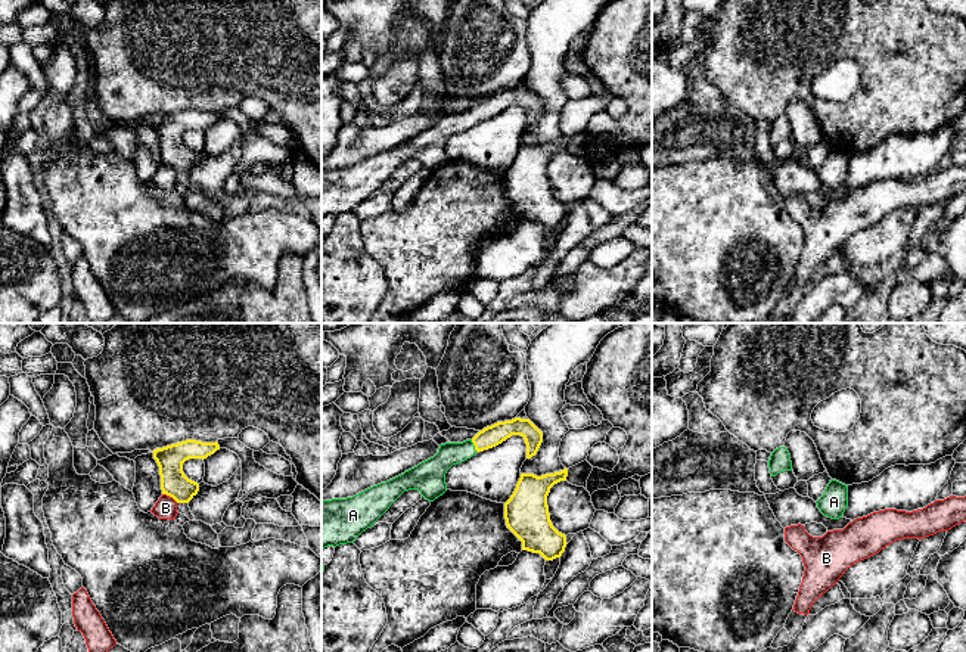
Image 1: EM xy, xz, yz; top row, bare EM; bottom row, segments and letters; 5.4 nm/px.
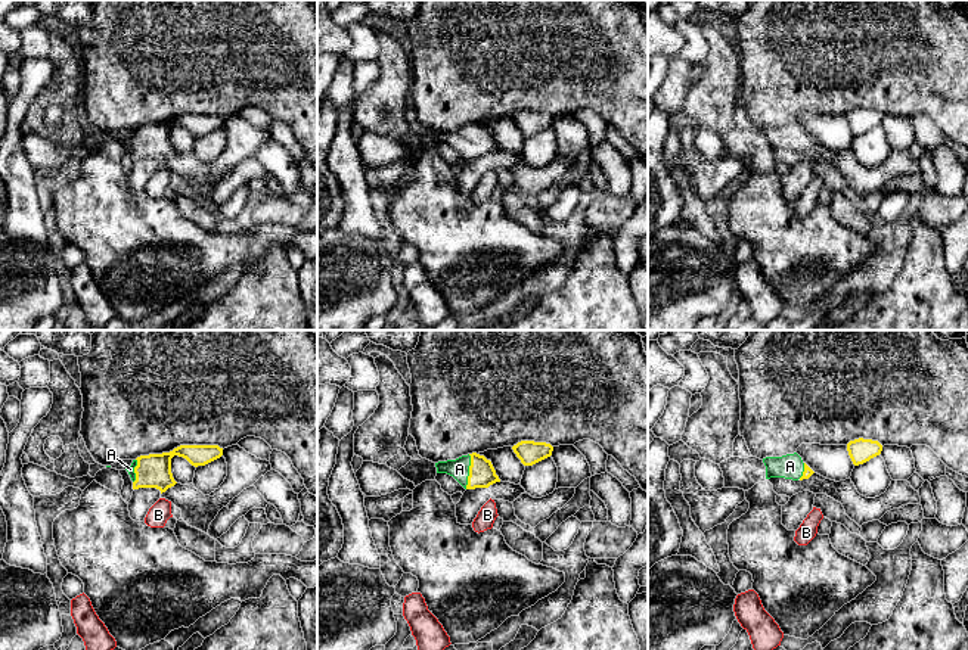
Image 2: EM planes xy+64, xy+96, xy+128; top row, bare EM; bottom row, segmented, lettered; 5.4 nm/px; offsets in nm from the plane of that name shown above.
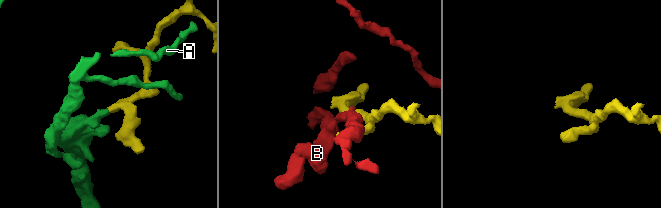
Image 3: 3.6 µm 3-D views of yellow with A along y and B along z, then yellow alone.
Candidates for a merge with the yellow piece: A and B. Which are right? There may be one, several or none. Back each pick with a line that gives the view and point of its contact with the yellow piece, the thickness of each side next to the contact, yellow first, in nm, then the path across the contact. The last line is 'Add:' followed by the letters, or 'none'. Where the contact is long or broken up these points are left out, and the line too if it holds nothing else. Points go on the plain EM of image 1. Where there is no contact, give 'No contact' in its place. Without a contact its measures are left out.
A: Touches yellow at xz (474, 114). Thickness 120 nm (yellow) against 130 nm. Path across: xz (493, 105), (474, 114), (450, 123), (435, 137)
Add: A

